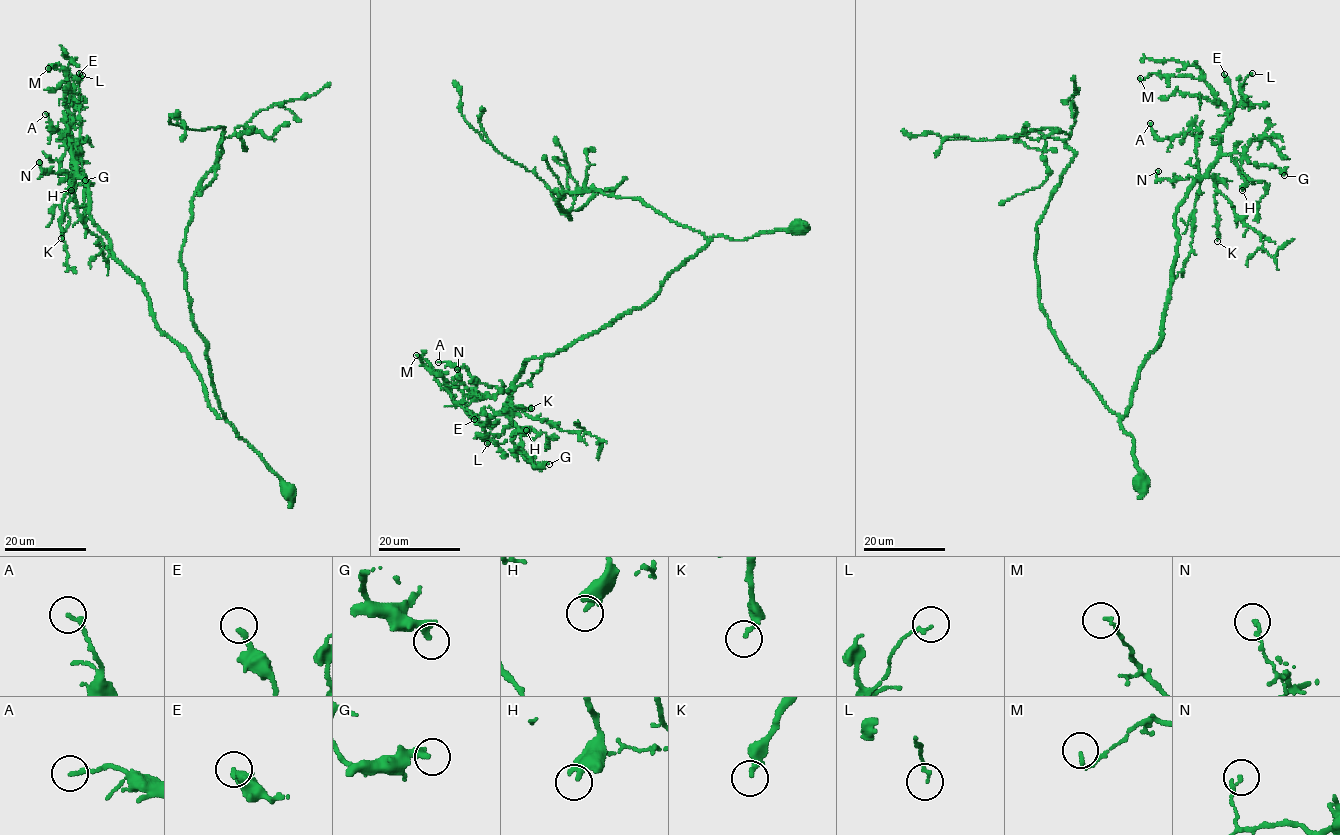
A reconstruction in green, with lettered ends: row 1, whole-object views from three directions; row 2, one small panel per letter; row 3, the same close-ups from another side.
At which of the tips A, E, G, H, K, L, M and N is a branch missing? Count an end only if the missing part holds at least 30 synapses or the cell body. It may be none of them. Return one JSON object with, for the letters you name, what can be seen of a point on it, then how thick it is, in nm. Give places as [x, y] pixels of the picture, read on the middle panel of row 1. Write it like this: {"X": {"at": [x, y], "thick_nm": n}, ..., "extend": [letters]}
{"G": {"at": [549, 464], "thick_nm": 340}, "extend": ["G"]}

